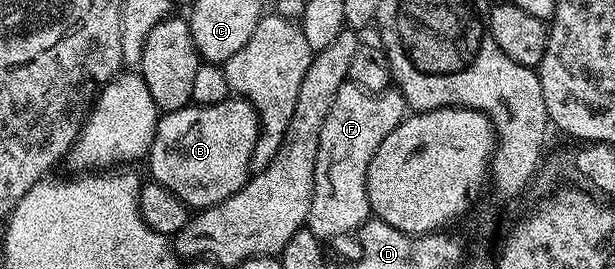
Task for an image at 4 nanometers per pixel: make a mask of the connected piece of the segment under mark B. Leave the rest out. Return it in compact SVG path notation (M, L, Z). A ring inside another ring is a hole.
M229 98L217 104L192 104L182 110L163 113L156 121L156 133L152 149L146 157L146 165L152 171L151 179L166 186L189 209L209 208L242 190L250 175L250 154L254 154L254 142L258 142L260 115L248 100Z

